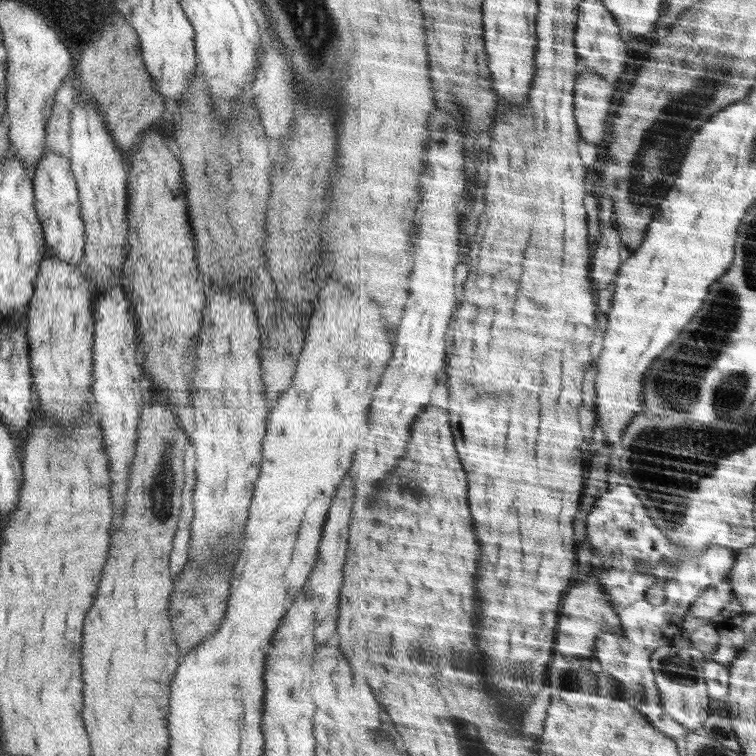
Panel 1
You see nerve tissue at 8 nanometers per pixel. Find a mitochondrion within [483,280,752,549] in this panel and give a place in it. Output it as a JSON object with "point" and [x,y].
{"point":[673,385]}

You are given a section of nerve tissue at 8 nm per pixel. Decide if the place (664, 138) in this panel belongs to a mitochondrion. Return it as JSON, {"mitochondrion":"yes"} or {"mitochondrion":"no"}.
{"mitochondrion":"yes"}

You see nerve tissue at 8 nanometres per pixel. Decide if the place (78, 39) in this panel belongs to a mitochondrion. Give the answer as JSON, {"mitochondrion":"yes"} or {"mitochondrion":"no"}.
{"mitochondrion":"no"}

